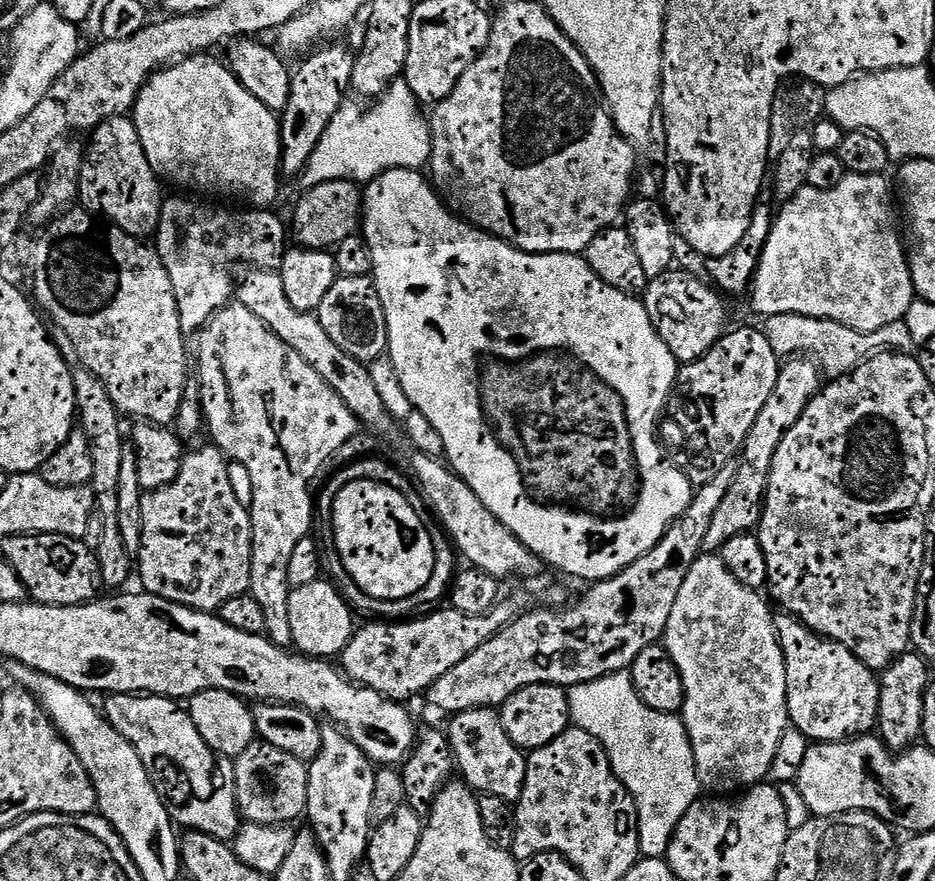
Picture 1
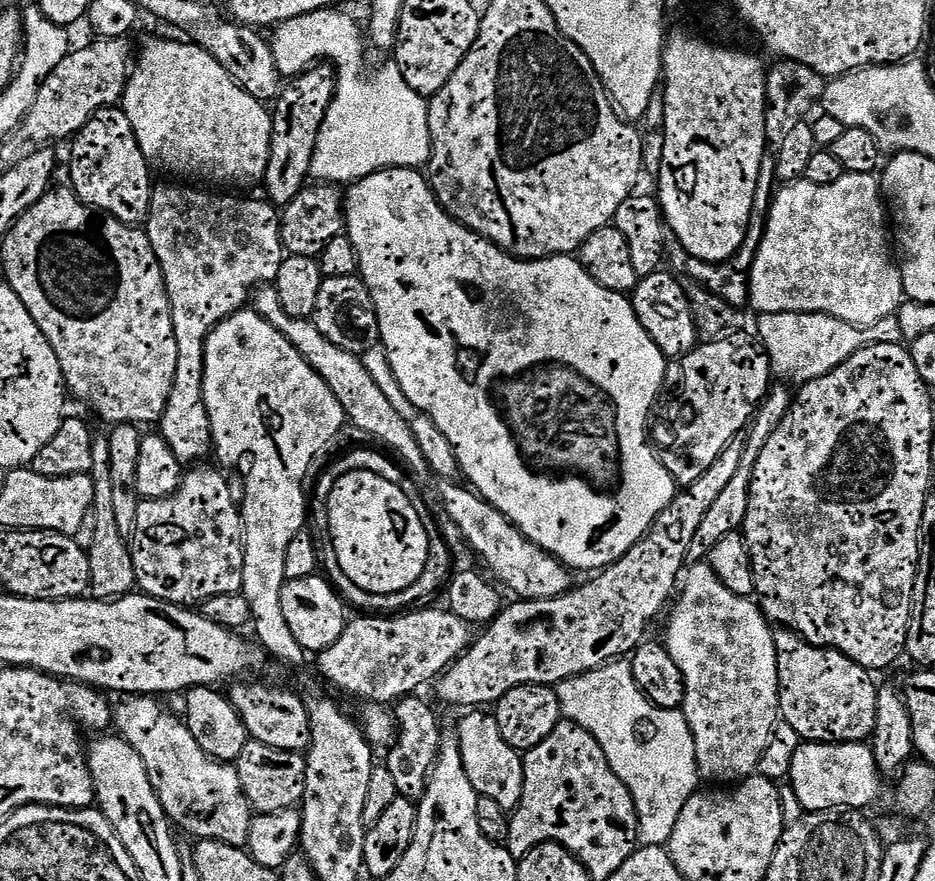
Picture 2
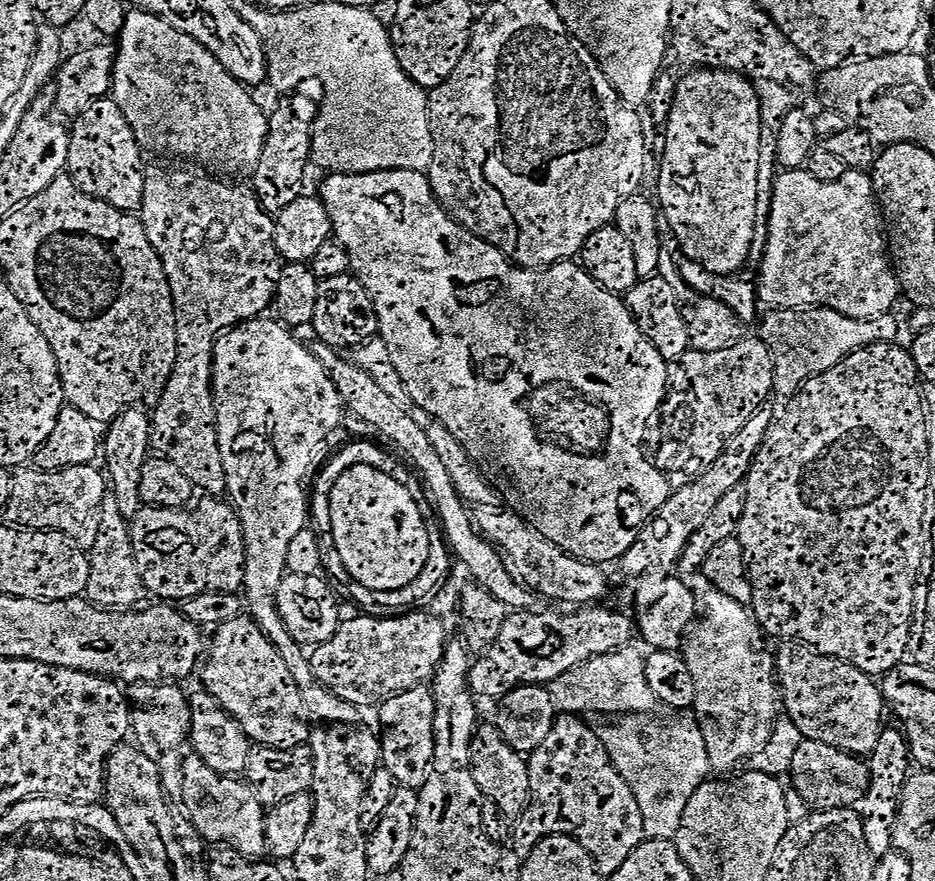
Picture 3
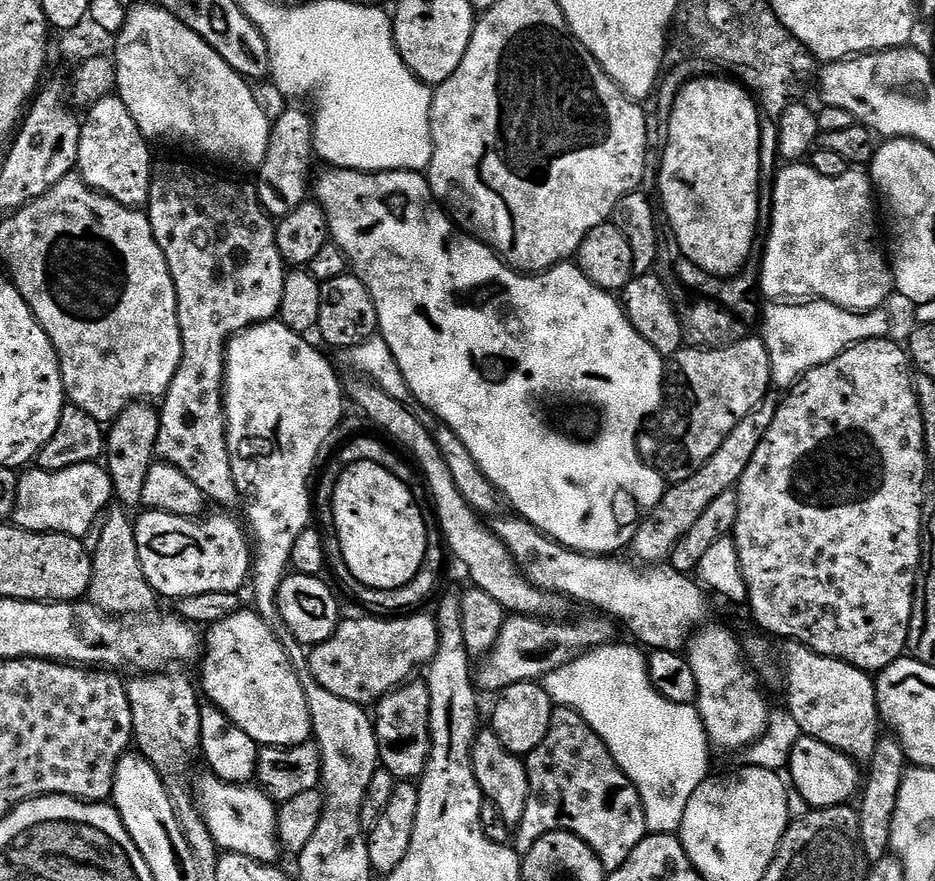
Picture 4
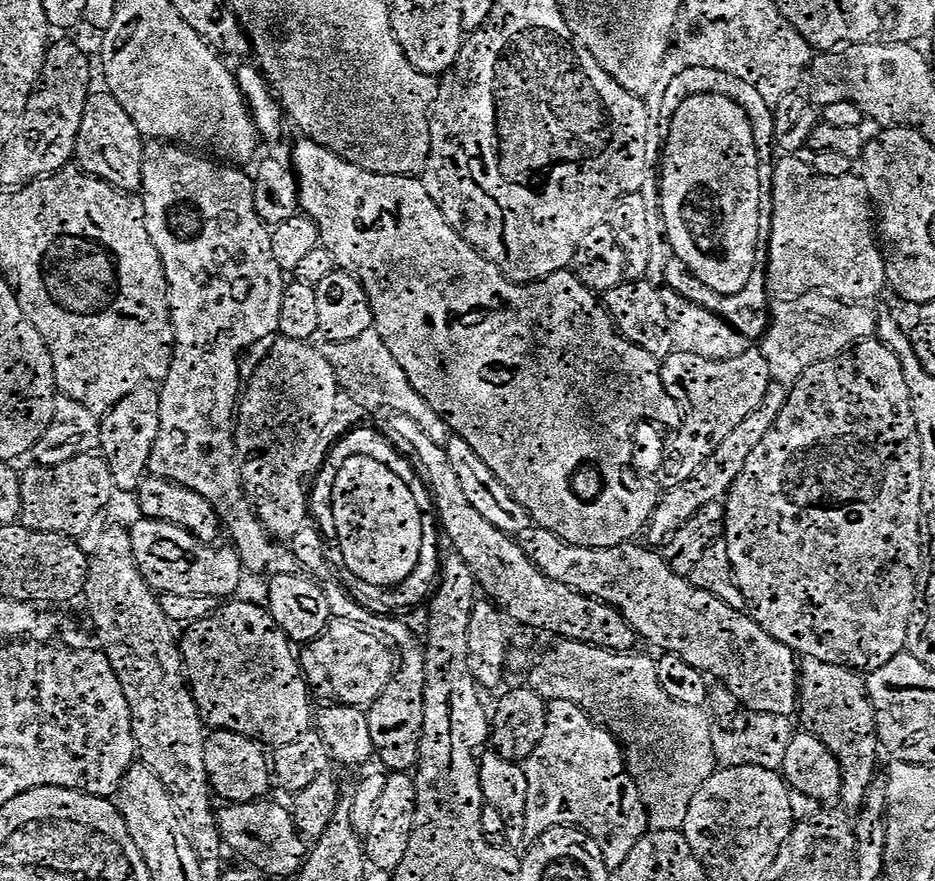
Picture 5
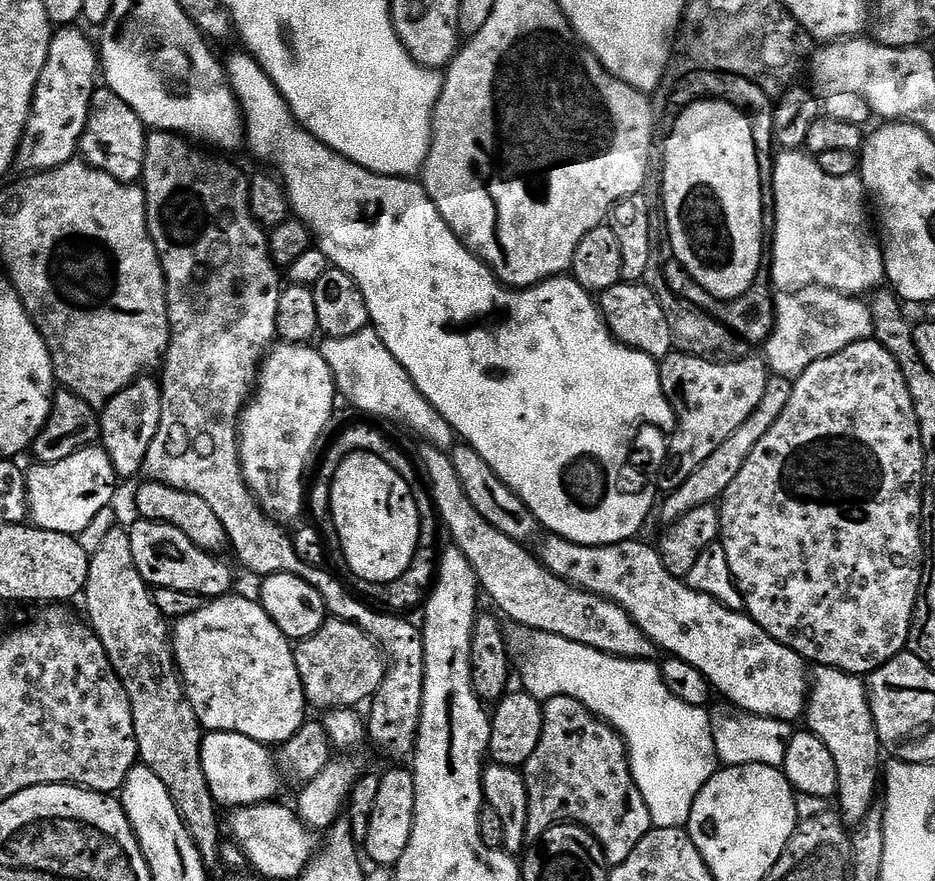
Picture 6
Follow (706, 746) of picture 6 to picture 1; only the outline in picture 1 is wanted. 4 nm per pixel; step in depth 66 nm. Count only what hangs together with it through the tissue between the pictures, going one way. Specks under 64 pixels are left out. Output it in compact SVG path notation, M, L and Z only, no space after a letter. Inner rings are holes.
M631 671L612 672L585 684L576 684L567 689L568 714L575 727L586 730L604 747L612 773L626 786L634 798L636 813L640 823L640 855L644 858L660 858L667 853L680 820L690 810L690 806L701 799L702 789L696 773L696 763L692 753L692 740L684 729L684 721L671 712L659 712L642 702L632 681Z

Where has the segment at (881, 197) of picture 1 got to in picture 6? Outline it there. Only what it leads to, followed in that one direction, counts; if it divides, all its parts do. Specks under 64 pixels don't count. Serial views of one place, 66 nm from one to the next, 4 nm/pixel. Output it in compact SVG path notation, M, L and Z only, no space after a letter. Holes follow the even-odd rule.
M784 150L776 156L776 230L770 236L772 283L780 294L819 287L860 298L886 280L881 245L868 229L864 181L856 174L835 176L820 164L800 150Z

